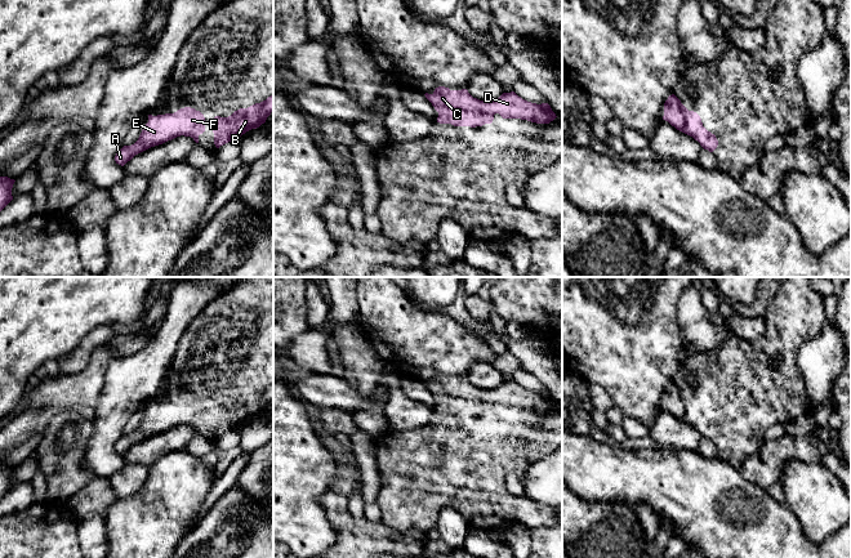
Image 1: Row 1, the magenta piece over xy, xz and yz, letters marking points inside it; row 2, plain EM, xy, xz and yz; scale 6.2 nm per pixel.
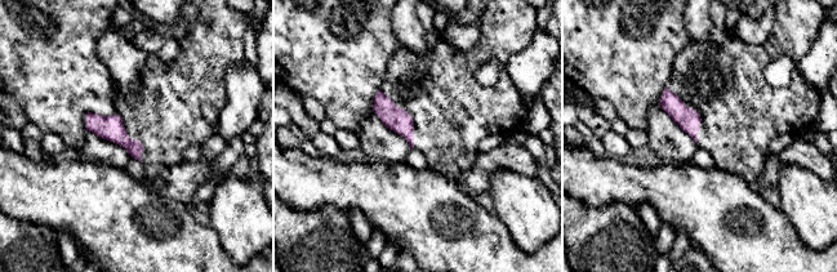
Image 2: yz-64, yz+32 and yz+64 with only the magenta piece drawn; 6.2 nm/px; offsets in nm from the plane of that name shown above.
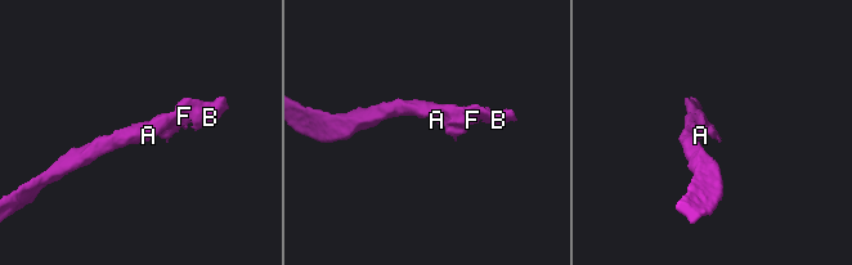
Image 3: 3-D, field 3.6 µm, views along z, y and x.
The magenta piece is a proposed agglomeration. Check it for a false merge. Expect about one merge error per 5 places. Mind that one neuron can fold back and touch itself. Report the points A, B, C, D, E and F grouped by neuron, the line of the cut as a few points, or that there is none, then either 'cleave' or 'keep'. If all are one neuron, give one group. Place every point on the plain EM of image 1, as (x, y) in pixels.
groups A B C D E F; cut none; keep

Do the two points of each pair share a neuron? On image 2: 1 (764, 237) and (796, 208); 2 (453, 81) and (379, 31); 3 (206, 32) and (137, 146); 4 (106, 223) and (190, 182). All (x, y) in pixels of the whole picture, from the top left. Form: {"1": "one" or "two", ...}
{"1": "two", "2": "two", "3": "one", "4": "two"}

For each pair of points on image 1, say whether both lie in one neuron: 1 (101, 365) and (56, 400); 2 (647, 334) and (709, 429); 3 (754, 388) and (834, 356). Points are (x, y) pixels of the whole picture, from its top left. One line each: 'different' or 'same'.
1: same
2: different
3: different

